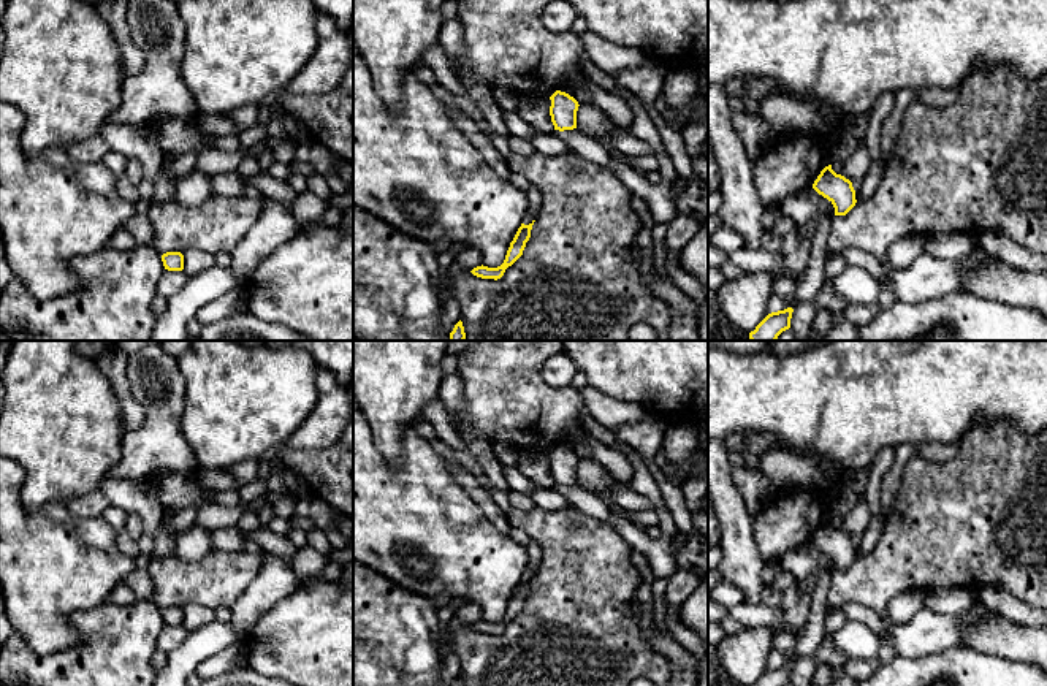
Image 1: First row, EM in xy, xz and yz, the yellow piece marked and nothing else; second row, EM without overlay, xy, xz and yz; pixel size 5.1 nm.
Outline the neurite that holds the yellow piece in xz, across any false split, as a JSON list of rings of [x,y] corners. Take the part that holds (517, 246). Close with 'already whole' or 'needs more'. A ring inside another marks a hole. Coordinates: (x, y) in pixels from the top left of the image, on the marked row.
[[[532,220],[529,225],[521,223],[513,241],[510,242],[505,260],[501,266],[488,268],[482,265],[482,266],[474,268],[470,272],[482,279],[494,279],[494,280],[501,279],[505,269],[512,266],[523,255],[526,242],[531,238],[531,230],[532,230],[534,222],[535,220]]]; already whole

